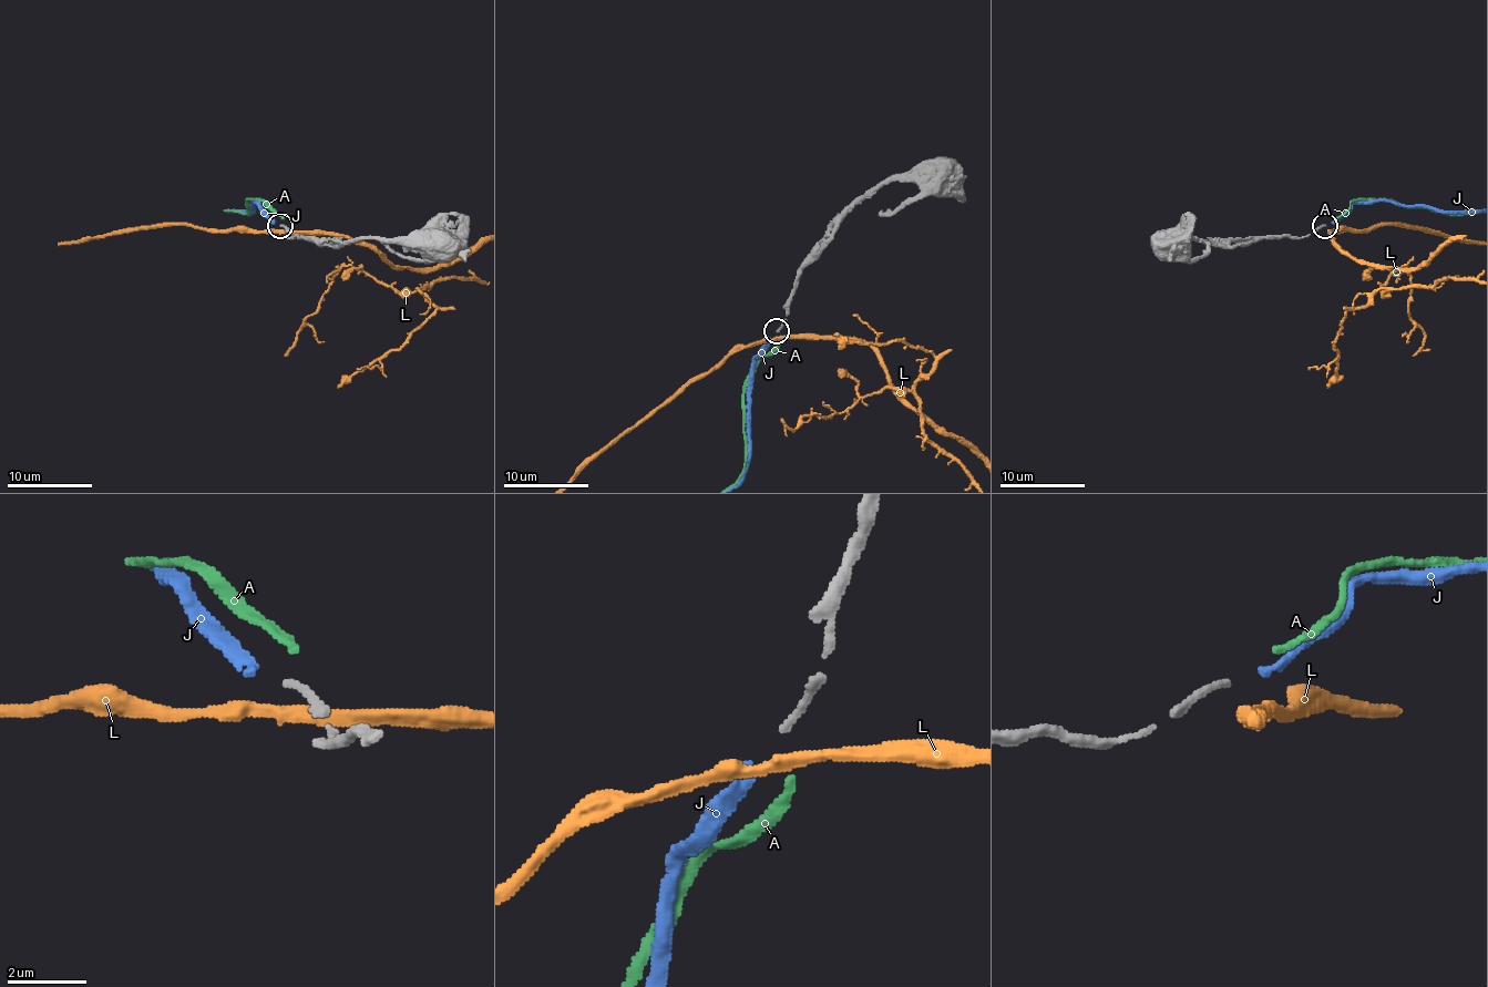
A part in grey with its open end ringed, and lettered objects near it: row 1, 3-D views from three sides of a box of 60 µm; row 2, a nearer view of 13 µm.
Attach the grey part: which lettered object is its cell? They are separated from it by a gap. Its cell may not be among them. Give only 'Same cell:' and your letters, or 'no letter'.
Same cell: no letter

